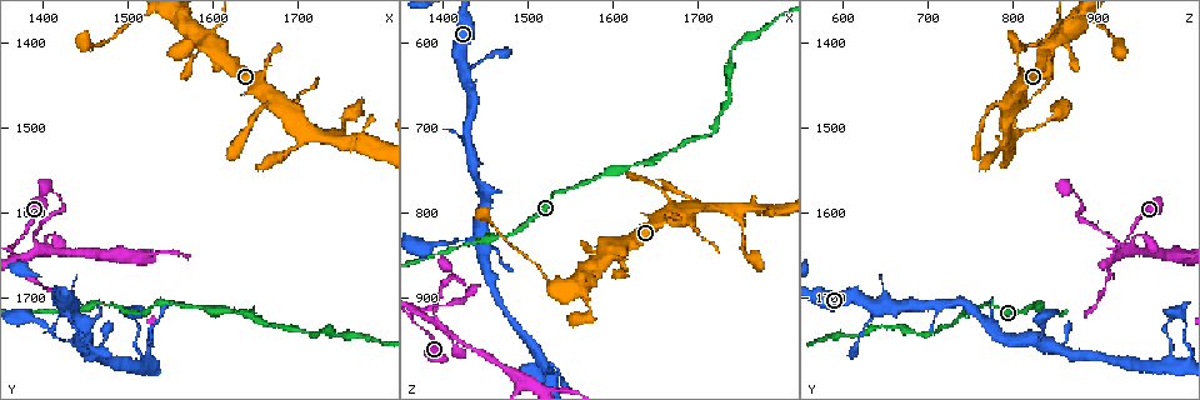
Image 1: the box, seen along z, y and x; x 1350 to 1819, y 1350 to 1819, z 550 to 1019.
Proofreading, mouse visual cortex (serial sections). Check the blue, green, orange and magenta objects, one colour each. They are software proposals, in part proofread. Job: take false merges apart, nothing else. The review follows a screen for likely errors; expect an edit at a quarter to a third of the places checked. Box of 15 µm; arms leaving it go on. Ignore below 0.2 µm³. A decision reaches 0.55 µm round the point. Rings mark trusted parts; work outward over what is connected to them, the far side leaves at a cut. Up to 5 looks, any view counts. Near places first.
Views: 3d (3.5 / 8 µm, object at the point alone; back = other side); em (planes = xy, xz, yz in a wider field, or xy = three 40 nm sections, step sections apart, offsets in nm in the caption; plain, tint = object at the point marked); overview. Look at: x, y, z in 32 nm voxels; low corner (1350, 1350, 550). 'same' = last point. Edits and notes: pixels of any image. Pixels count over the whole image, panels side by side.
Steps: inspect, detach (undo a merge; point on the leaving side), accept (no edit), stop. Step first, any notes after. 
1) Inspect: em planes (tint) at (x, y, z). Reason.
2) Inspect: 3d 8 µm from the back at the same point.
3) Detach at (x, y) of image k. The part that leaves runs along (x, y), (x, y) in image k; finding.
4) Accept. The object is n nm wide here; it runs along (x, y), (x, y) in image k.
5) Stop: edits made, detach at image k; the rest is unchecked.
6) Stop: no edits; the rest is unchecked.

Inspect: 3d 3.5 µm at (1440, 1755, 835). A fork.

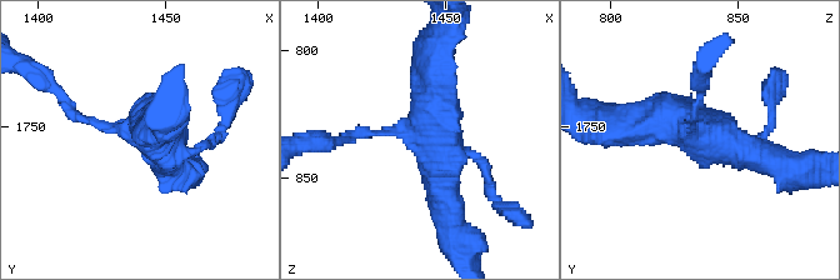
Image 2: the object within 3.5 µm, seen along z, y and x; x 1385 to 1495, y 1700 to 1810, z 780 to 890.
Inspect: em xy step 5 (tint) at (1437, 1751, 830). Shape alone is not enough.

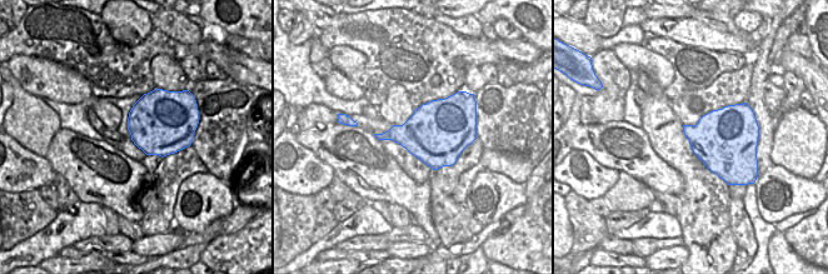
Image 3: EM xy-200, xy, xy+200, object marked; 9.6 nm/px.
Accept. It runs along (601, 126), (679, 123), (759, 156) in image 2; all the same cell.

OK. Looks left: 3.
Inspect: 3d 3.5 µm at (1390, 1645, 930). Arms part here.

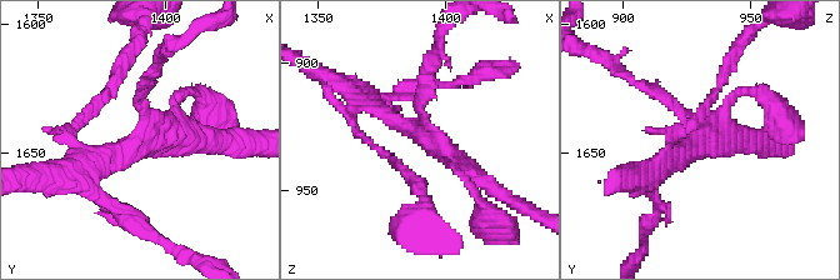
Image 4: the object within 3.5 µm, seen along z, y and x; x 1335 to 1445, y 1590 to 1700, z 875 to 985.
Inspect: em xy step 3 (plain) at (1390, 1644, 929). Need the tissue.

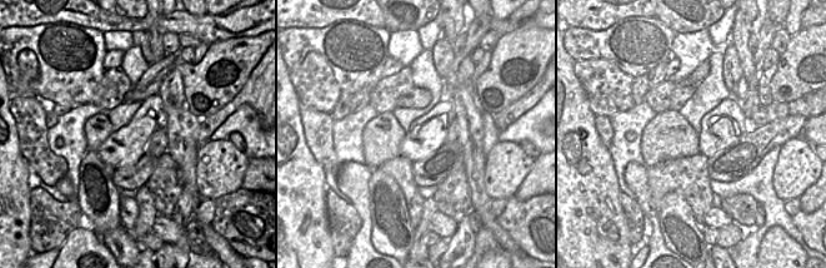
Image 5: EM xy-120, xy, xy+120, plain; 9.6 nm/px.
Inspect: em xy step 3 (tint) at the same point.

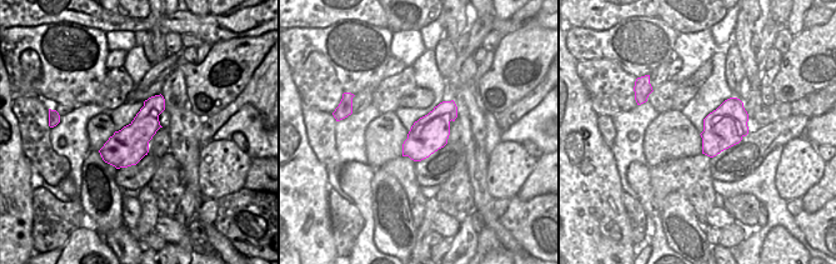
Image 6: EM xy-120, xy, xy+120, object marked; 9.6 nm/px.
Accept. The object is 360 nm wide here; it runs along (354, 109), (415, 129), (491, 186) in image 4; all the same cell.

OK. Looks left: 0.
Stop: no edits; the rest is unchecked.

